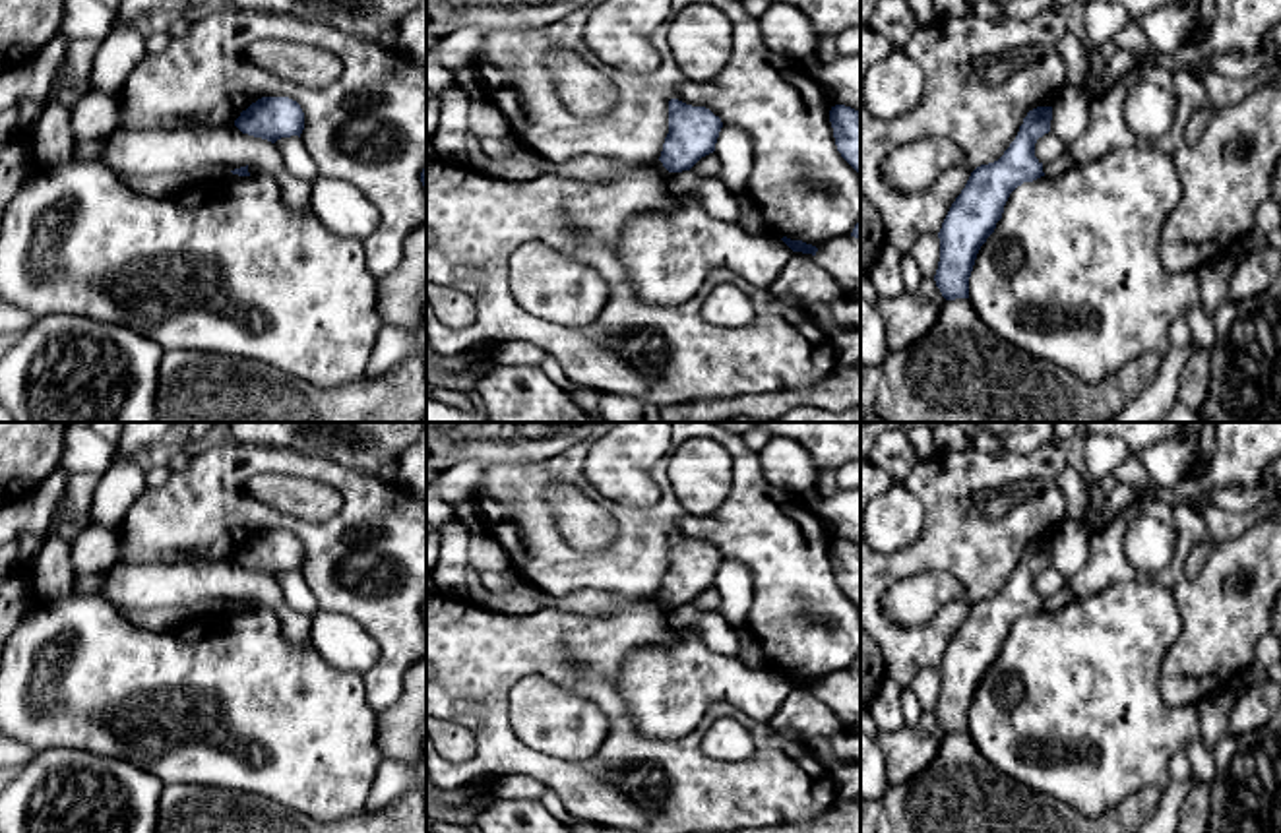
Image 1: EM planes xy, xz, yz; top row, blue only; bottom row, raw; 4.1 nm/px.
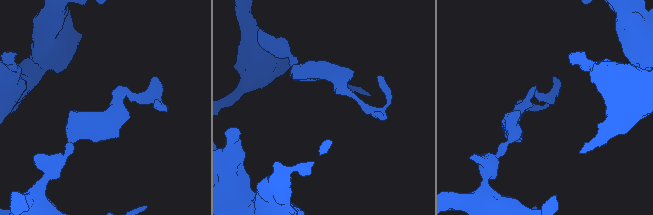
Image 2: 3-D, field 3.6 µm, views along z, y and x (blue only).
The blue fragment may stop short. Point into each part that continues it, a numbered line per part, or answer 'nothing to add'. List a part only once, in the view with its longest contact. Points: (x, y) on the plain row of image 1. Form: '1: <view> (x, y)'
nothing to add

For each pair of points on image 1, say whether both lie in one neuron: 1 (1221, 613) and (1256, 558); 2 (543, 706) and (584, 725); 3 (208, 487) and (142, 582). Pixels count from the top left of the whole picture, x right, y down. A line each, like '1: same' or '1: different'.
1: same
2: same
3: different

